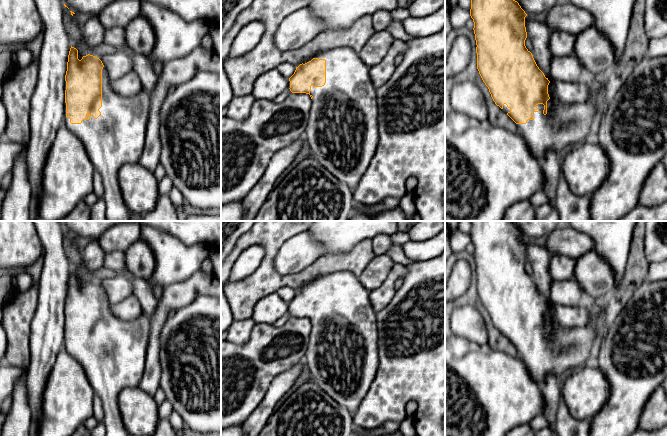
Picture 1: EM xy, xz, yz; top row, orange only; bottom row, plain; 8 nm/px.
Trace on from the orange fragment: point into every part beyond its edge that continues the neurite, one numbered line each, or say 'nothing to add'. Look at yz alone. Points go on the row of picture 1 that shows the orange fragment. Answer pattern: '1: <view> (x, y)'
1: yz (565, 124)

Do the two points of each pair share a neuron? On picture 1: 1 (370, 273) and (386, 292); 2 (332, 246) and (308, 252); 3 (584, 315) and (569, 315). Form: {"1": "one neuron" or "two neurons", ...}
{"1": "two neurons", "2": "two neurons", "3": "one neuron"}

